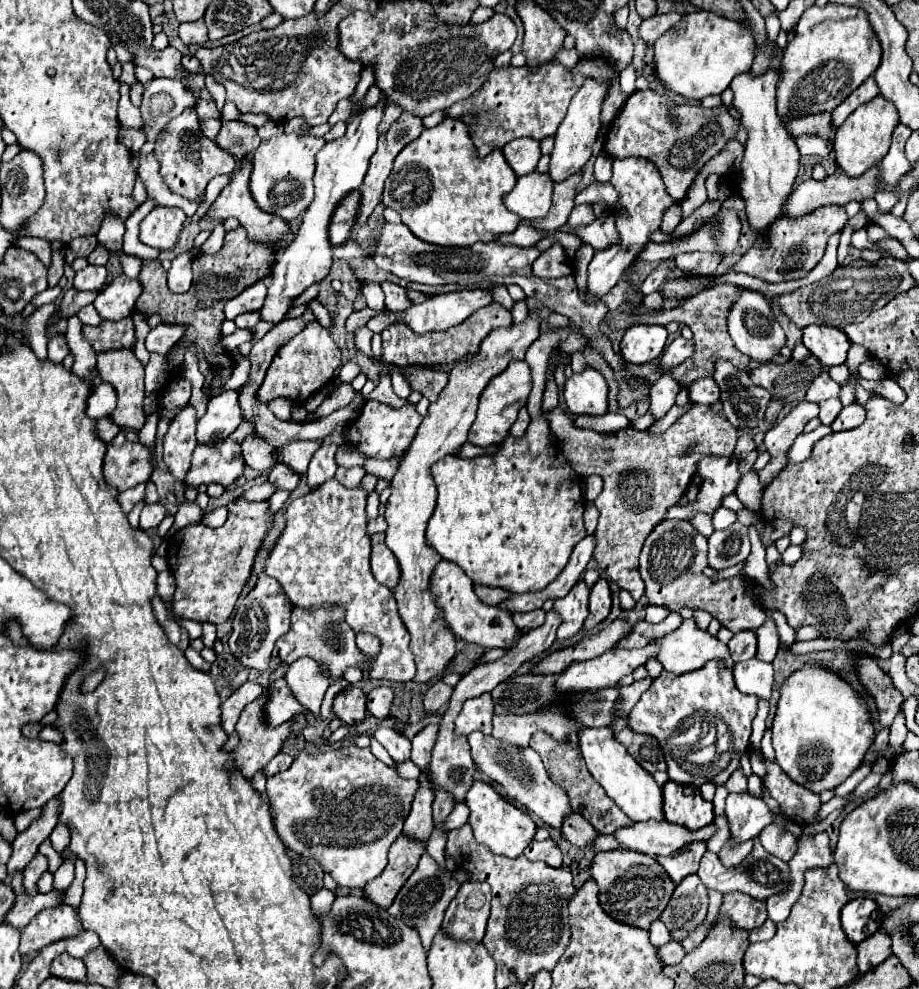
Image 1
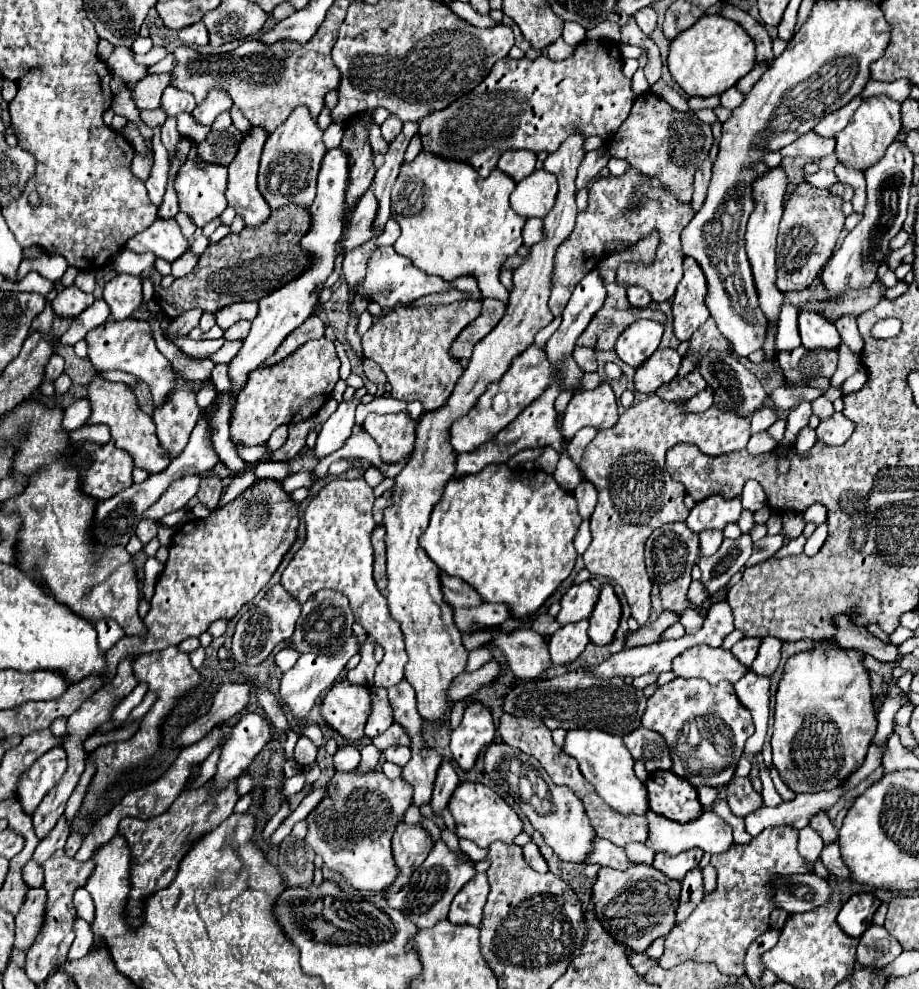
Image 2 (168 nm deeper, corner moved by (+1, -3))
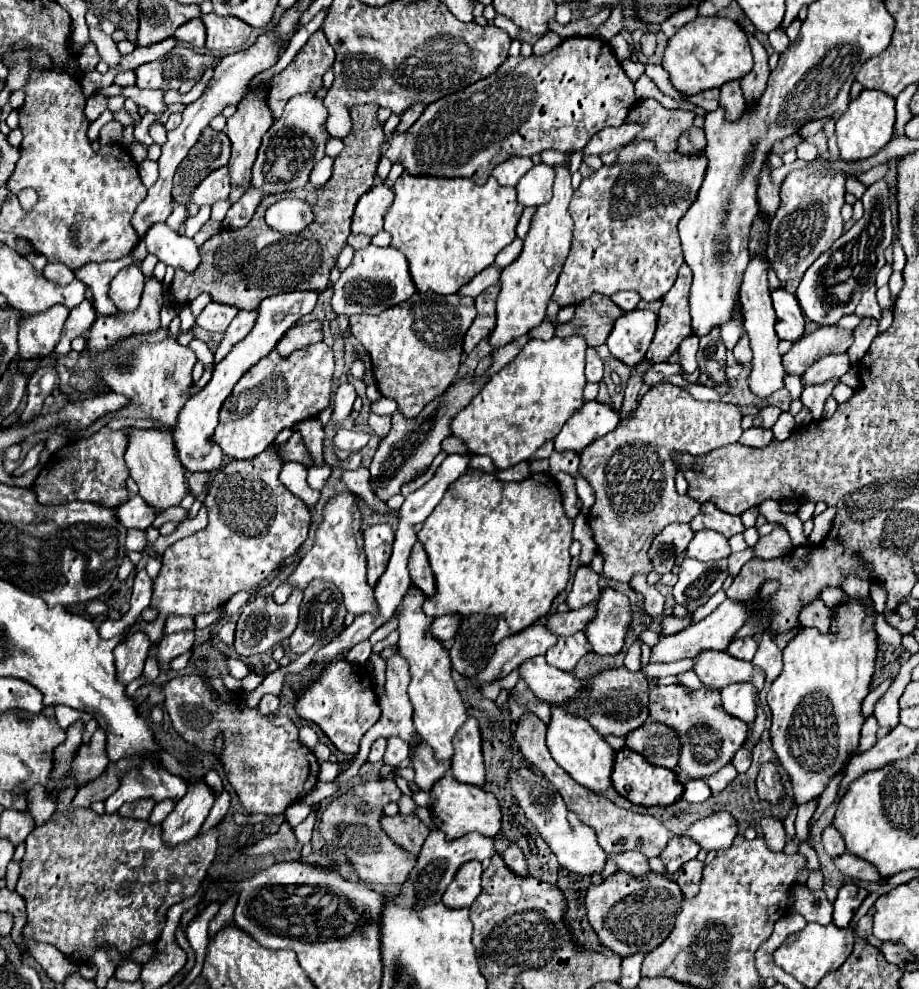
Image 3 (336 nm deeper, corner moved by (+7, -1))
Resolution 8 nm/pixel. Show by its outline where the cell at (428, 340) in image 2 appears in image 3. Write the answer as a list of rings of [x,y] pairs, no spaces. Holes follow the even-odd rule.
[[[416,292],[404,304],[392,306],[378,316],[352,316],[350,328],[354,338],[370,354],[372,374],[382,396],[396,400],[398,410],[408,418],[414,418],[456,378],[464,334],[474,318],[476,306],[468,296]]]

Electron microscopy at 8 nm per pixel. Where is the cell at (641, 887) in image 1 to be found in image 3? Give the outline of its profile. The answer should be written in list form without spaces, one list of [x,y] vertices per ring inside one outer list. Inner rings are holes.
[[[616,872],[602,884],[590,886],[586,894],[586,916],[600,942],[624,958],[636,952],[648,954],[660,946],[674,928],[682,900],[684,896],[680,886],[666,876],[650,872],[644,878],[634,878],[624,872]]]

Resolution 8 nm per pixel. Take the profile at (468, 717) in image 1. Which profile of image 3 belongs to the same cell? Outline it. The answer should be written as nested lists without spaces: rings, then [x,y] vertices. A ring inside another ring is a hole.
[[[468,718],[466,724],[458,730],[454,738],[454,750],[456,752],[452,756],[452,776],[458,782],[484,786],[486,768],[482,762],[480,730],[474,718]]]

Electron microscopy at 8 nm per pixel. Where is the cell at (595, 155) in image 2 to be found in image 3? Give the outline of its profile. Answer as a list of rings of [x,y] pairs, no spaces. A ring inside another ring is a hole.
[[[622,124],[618,128],[604,128],[592,140],[584,146],[584,154],[604,154],[610,150],[620,150],[624,144],[636,138],[636,132],[640,132],[640,124]]]

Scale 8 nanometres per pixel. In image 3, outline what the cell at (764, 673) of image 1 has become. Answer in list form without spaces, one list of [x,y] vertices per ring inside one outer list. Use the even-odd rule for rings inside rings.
[[[732,684],[720,690],[722,708],[746,724],[756,720],[756,688],[752,684]]]

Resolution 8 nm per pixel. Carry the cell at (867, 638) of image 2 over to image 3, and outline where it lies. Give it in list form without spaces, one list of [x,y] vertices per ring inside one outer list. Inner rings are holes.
[[[814,600],[812,604],[804,606],[798,616],[800,626],[812,626],[812,628],[818,628],[820,632],[828,632],[830,618],[832,618],[830,608],[822,600]]]

